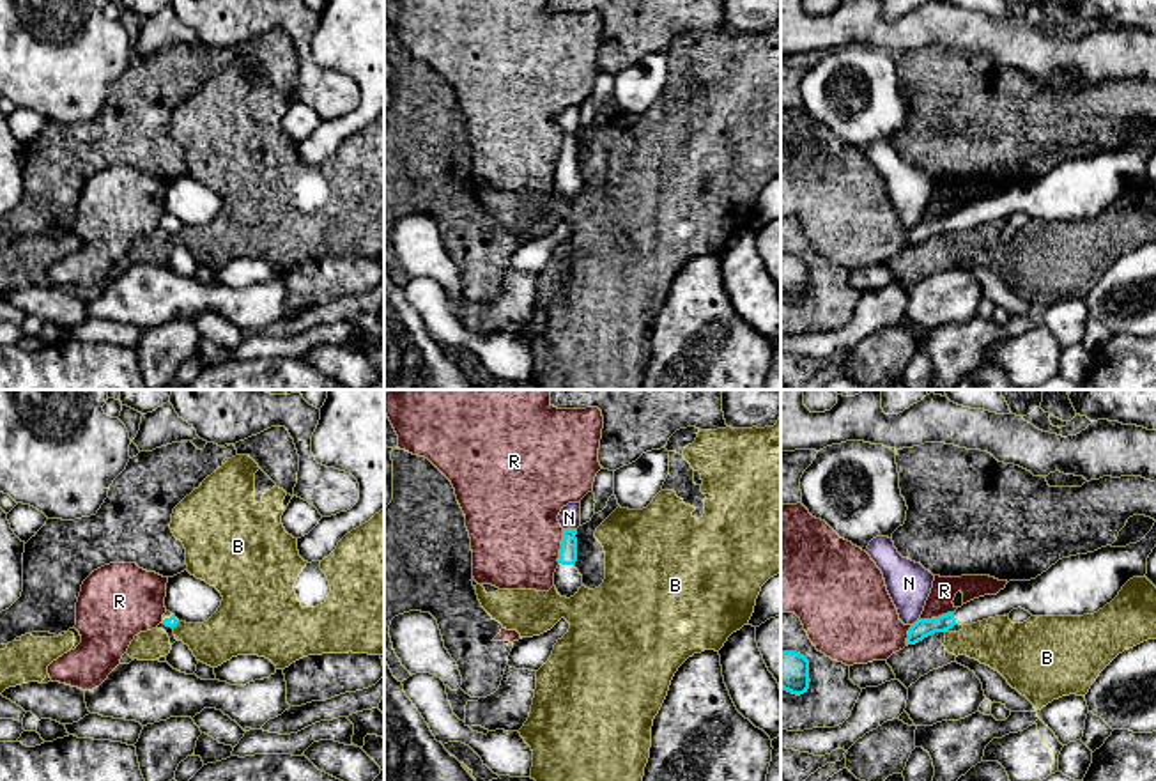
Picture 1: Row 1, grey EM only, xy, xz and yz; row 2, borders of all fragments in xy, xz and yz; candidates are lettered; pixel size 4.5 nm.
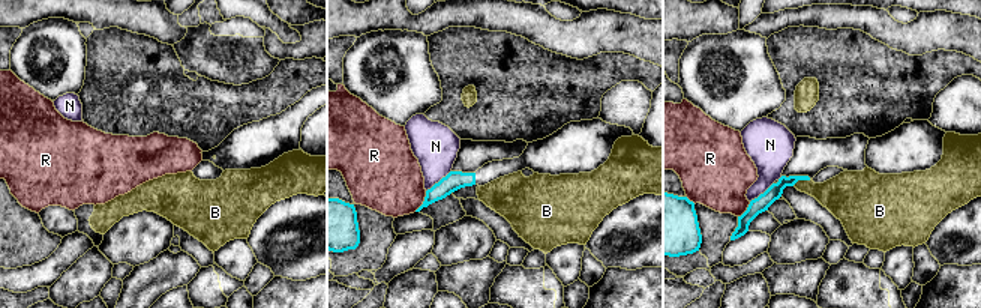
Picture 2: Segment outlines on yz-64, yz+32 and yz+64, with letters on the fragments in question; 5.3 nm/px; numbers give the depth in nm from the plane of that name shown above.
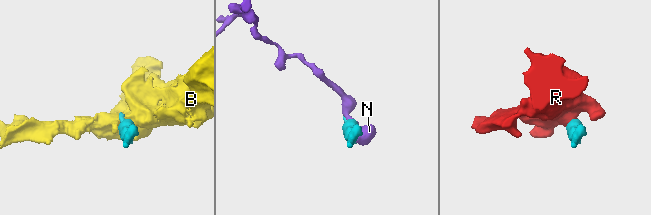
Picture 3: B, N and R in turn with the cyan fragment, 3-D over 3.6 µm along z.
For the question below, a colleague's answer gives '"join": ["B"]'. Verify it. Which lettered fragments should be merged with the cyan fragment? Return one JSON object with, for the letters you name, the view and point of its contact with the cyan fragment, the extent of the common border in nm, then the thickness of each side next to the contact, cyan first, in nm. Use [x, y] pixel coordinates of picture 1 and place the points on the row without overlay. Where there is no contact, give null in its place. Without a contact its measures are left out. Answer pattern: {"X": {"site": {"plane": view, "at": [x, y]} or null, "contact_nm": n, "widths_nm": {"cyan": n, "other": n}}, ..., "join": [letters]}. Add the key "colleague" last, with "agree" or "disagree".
{"join": [], "colleague": "disagree"}

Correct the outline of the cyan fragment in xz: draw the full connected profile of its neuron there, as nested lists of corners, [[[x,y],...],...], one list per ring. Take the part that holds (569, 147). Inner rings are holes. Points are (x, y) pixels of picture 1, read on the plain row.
[[[563,133],[559,168],[554,175],[554,189],[561,200],[574,200],[582,189],[582,179],[574,170],[577,165],[577,133]]]

